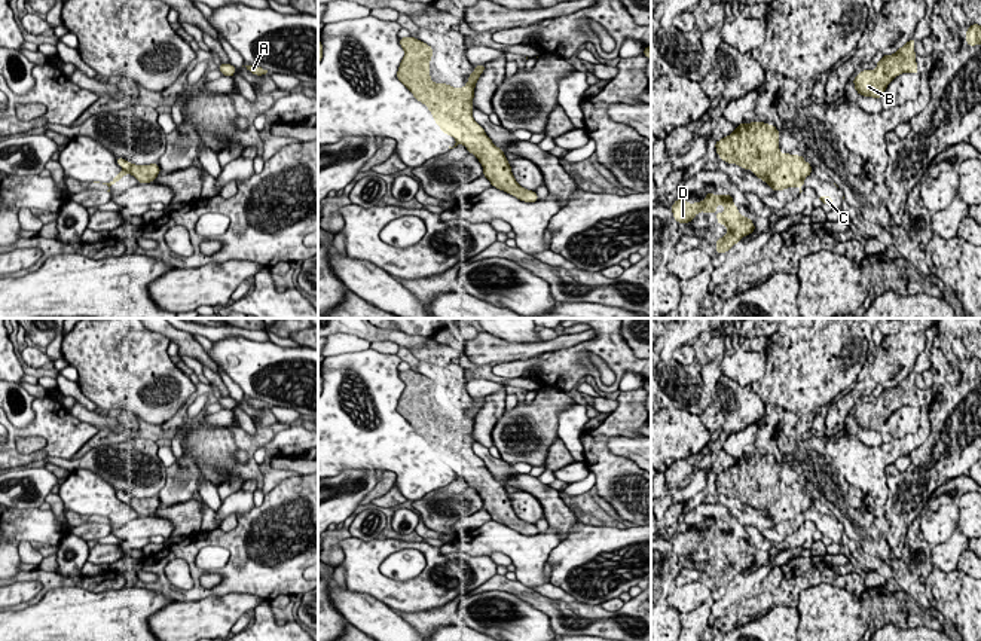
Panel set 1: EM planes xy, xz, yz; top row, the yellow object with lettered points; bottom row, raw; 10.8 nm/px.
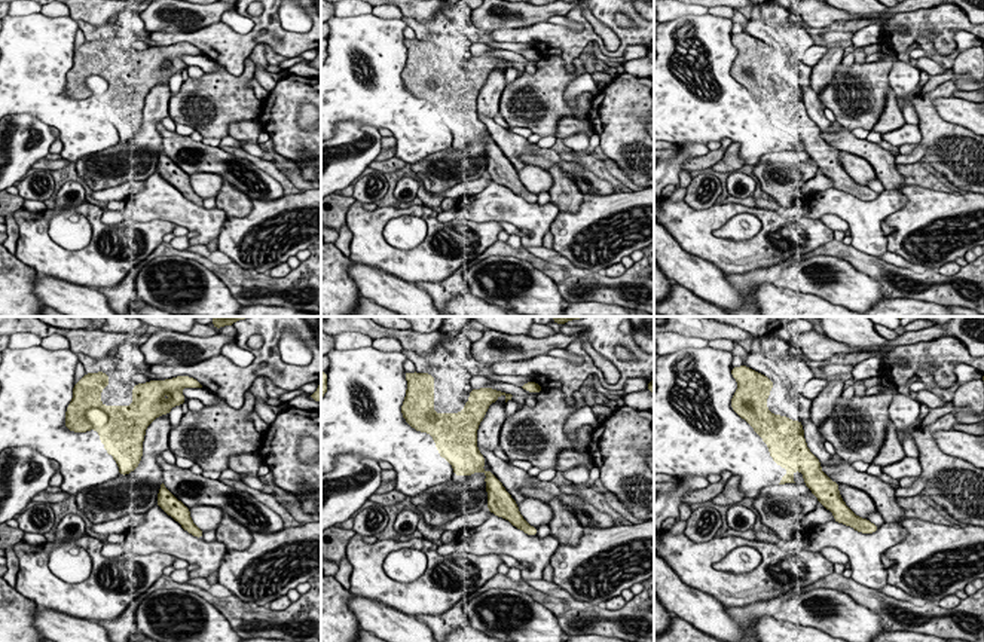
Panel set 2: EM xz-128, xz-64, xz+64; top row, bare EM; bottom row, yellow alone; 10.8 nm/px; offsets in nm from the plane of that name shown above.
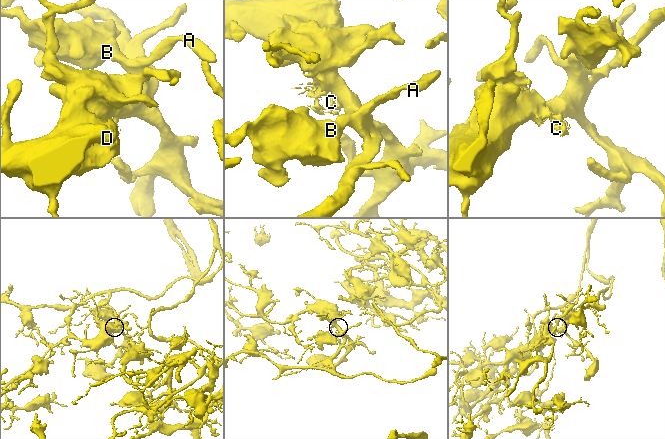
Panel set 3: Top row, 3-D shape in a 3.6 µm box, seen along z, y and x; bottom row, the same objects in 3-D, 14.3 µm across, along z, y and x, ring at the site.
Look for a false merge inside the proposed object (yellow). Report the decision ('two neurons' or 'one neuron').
one neuron

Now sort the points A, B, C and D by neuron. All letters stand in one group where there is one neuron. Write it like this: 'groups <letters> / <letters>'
groups A B C D

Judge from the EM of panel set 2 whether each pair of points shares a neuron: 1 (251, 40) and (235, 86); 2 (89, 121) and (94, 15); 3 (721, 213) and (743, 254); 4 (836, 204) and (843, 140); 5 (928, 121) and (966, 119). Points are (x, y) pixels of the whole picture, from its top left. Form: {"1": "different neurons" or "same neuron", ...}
{"1": "different neurons", "2": "different neurons", "3": "same neuron", "4": "different neurons", "5": "different neurons"}

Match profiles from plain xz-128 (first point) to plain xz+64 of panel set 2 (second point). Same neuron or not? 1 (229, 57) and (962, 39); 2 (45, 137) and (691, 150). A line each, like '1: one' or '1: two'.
1: two
2: one

